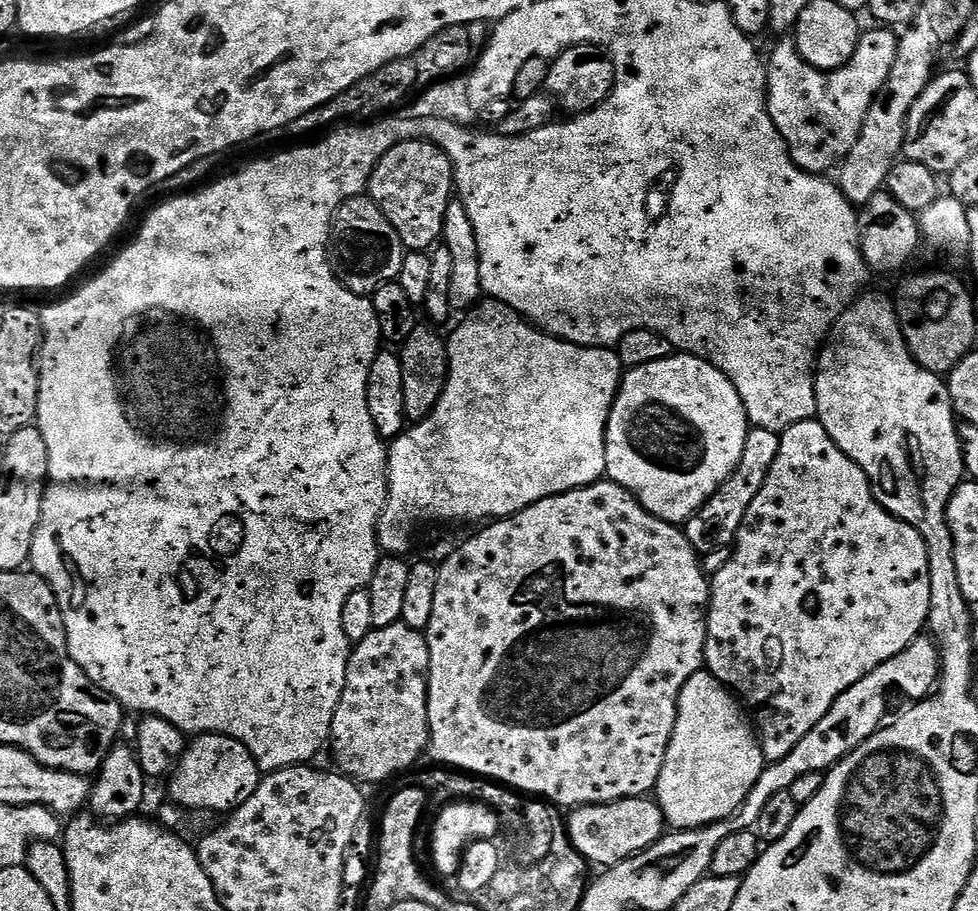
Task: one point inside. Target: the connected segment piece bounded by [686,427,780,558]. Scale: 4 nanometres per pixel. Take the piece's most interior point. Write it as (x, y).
(714, 526)

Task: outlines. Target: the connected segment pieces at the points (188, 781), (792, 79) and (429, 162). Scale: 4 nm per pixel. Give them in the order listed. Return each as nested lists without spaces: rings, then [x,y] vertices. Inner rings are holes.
[[[200,734],[193,740],[196,741],[193,744],[191,741],[185,747],[184,755],[176,765],[176,771],[171,773],[167,781],[173,805],[185,810],[193,808],[196,812],[228,814],[242,802],[246,802],[246,798],[256,793],[262,773],[250,750],[246,750],[246,746],[230,739],[229,736],[215,734]]]
[[[872,26],[861,35],[850,62],[833,72],[810,66],[802,58],[792,38],[775,41],[776,49],[766,60],[768,77],[768,113],[788,146],[792,161],[804,172],[828,174],[850,154],[862,122],[876,95],[886,86],[900,41],[887,26]]]
[[[407,140],[376,163],[367,195],[386,214],[390,226],[398,230],[398,238],[402,238],[407,251],[428,252],[443,237],[447,204],[454,199],[452,188],[454,192],[454,173],[448,155],[429,140]]]

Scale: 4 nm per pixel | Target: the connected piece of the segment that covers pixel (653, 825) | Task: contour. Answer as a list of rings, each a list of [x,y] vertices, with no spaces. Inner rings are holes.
[[[652,798],[616,800],[612,804],[585,804],[582,808],[571,809],[569,816],[572,817],[566,825],[568,839],[592,866],[611,866],[629,860],[645,852],[666,832],[662,810]]]

